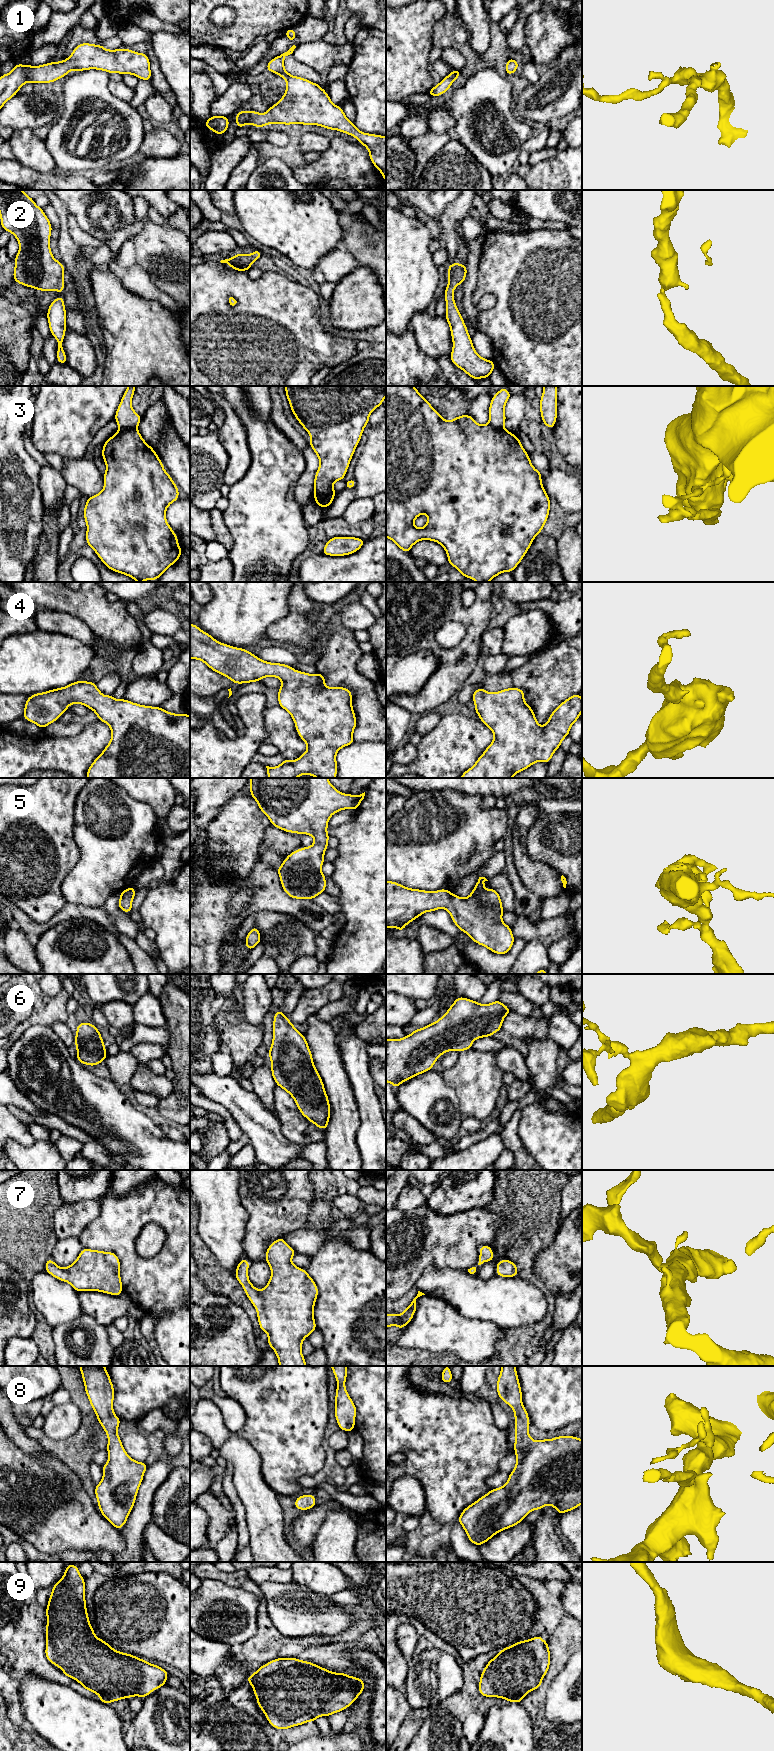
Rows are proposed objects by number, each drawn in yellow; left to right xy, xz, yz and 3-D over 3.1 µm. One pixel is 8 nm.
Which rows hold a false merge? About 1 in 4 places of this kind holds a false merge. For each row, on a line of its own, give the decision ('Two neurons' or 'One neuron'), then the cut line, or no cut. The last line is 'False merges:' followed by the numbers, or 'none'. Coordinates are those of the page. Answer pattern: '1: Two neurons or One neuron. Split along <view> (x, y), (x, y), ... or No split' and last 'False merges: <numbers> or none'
1: One neuron. No split
2: One neuron. No split
3: Two neurons. Split along xy (136, 428), (122, 428), (120, 430)
4: One neuron. No split
5: One neuron. No split
6: One neuron. No split
7: One neuron. No split
8: One neuron. No split
9: One neuron. No split
False merges: 3

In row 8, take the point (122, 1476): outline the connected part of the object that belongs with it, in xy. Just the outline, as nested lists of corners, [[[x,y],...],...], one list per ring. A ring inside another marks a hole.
[[[79,1366],[82,1374],[85,1392],[90,1401],[91,1407],[94,1409],[96,1417],[103,1427],[108,1437],[107,1452],[108,1462],[102,1466],[103,1477],[99,1484],[95,1485],[95,1496],[98,1501],[98,1507],[105,1519],[108,1520],[118,1531],[126,1524],[127,1518],[133,1509],[138,1489],[143,1481],[144,1473],[148,1467],[146,1462],[137,1462],[133,1460],[125,1451],[121,1438],[118,1436],[117,1429],[121,1423],[113,1410],[114,1400],[114,1387],[110,1379],[109,1373],[106,1371],[105,1366]]]

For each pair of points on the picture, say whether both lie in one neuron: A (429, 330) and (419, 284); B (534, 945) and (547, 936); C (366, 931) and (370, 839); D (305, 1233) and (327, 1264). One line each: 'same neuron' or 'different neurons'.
A: different neurons
B: different neurons
C: same neuron
D: different neurons

